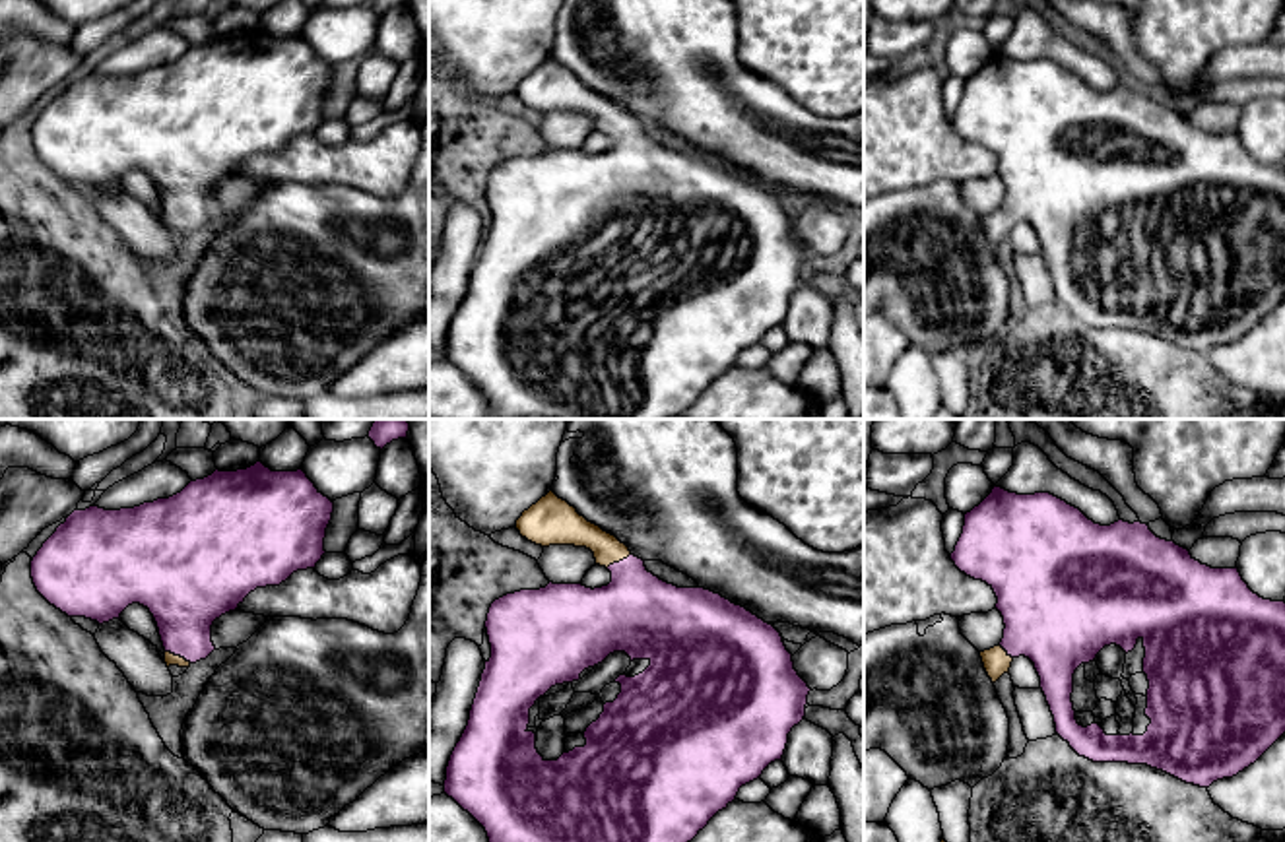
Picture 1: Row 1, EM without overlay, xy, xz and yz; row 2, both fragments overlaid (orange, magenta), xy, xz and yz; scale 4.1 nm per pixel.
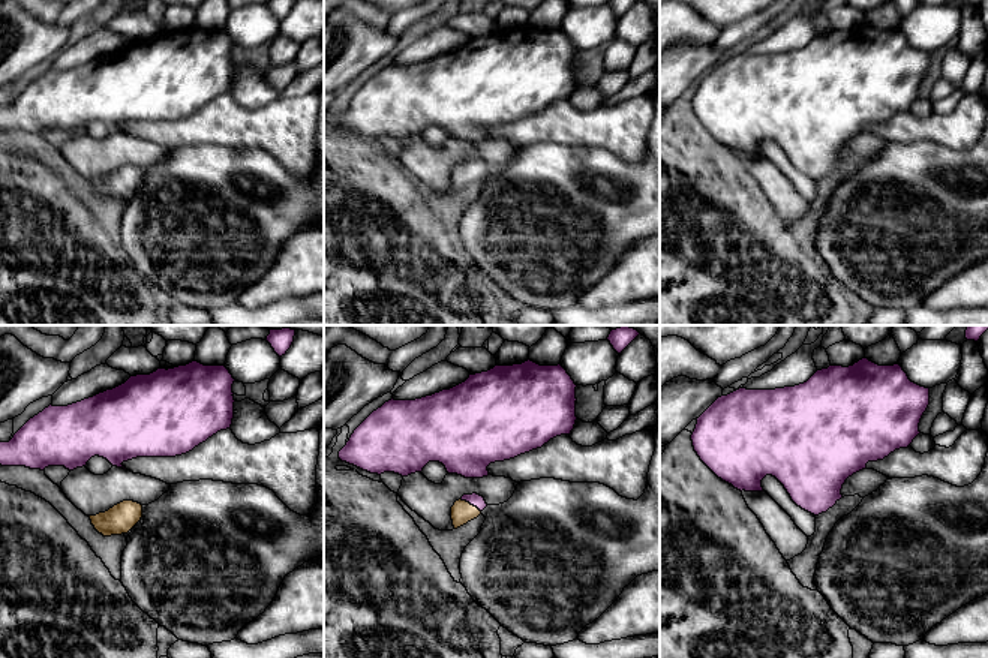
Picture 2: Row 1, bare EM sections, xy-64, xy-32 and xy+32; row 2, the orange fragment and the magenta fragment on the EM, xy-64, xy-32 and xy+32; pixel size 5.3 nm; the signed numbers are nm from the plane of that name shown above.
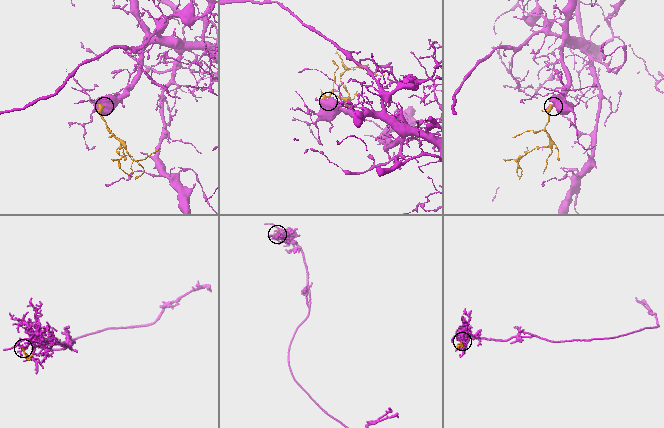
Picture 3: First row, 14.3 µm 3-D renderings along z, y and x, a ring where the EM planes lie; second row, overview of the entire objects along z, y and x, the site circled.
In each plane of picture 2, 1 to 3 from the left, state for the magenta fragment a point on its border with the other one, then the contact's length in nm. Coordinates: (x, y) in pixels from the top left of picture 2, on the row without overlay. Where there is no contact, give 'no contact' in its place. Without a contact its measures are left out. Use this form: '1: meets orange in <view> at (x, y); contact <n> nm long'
1: no contact
2: meets orange in xy-32 at (470, 168); contact 130 nm long
3: no contact

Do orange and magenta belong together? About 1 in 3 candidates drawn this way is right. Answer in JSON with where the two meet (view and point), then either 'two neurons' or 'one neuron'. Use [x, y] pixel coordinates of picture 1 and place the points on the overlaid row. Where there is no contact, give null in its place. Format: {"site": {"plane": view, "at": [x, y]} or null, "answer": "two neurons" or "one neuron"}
{"site": {"plane": "xy", "at": [179, 656]}, "answer": "one neuron"}

